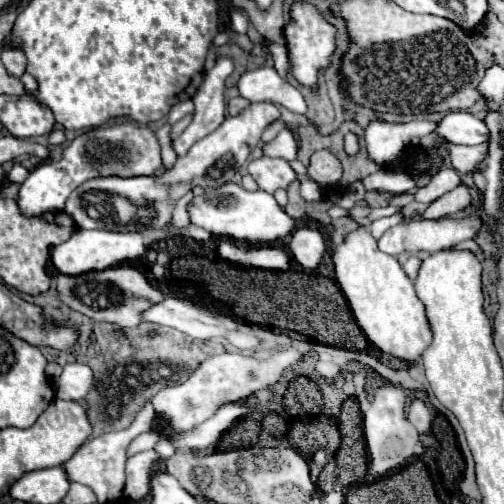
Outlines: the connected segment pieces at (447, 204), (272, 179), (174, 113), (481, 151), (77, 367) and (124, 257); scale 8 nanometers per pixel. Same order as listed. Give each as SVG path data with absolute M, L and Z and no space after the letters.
M460 181L460 185L456 185L452 191L444 193L436 201L432 201L428 205L428 209L422 215L416 215L414 219L444 219L444 217L452 217L458 211L462 211L464 207L468 207L470 201L472 201L470 191L464 185L464 181Z
M260 157L250 161L248 173L254 177L260 189L274 193L278 187L286 189L294 179L296 173L284 159L270 159L270 157Z
M186 99L186 101L180 101L180 103L176 103L174 107L172 107L172 111L170 111L170 115L168 115L168 123L170 125L174 125L174 123L178 123L184 115L188 115L190 111L194 111L194 103L190 101L190 99Z
M442 141L440 149L448 153L454 169L458 173L472 173L476 163L480 163L486 157L488 145L482 143L482 145L476 145L476 147L468 147L468 145L454 145L454 143Z
M68 363L56 381L56 397L68 401L80 401L82 397L86 397L92 383L94 375L90 367L80 363Z
M76 229L68 241L52 249L52 263L64 275L82 275L88 271L102 271L116 263L142 257L146 251L146 241L140 233L114 233L114 231L90 231Z

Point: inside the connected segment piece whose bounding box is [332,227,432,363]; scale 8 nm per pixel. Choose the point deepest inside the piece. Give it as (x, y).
(382, 298)

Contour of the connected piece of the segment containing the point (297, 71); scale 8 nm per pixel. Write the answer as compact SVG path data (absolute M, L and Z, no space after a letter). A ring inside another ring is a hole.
M296 3L296 5L292 5L290 15L292 15L292 25L288 25L284 29L284 35L286 35L290 59L292 59L292 65L294 65L292 73L302 85L316 87L320 69L328 65L328 59L334 51L334 33L336 33L336 29L332 25L328 25L312 5Z

